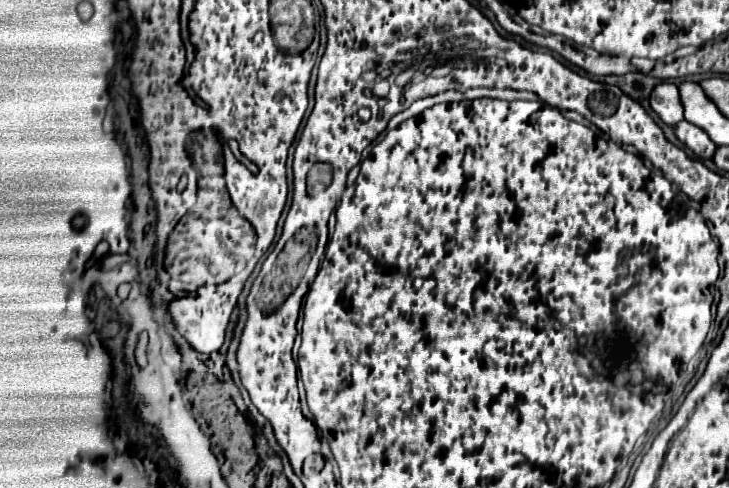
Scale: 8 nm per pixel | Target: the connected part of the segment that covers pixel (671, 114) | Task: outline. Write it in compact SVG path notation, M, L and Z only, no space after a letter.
M674 83L656 85L650 95L650 107L670 127L674 127L676 123L680 123L684 119L684 107L680 101L678 87Z

